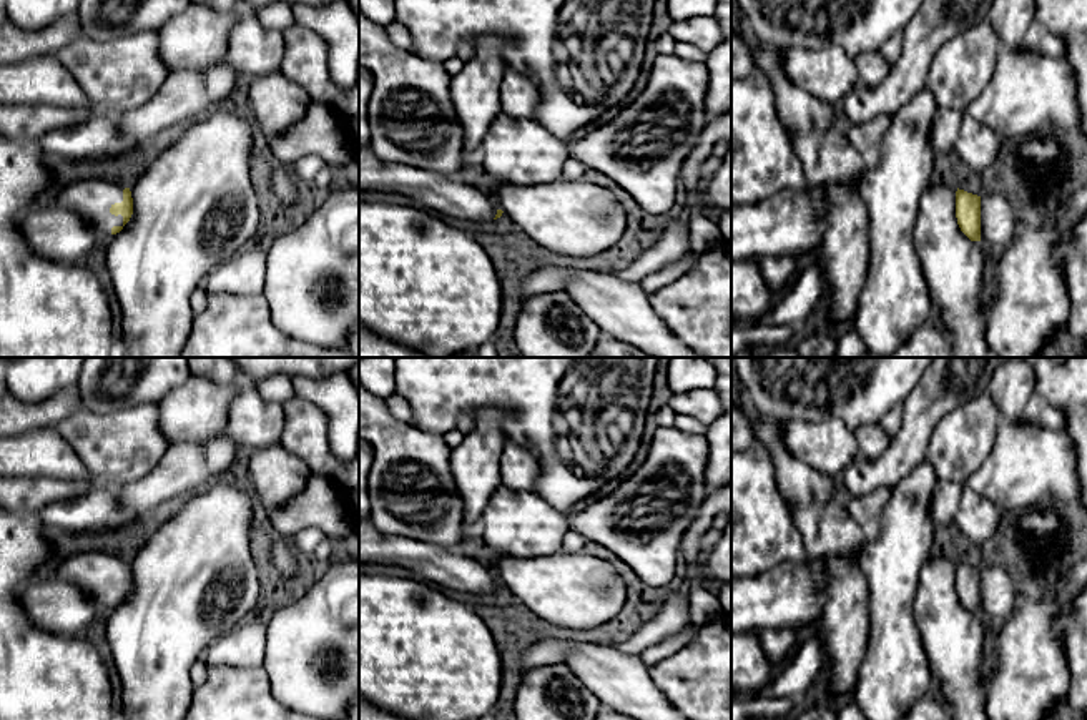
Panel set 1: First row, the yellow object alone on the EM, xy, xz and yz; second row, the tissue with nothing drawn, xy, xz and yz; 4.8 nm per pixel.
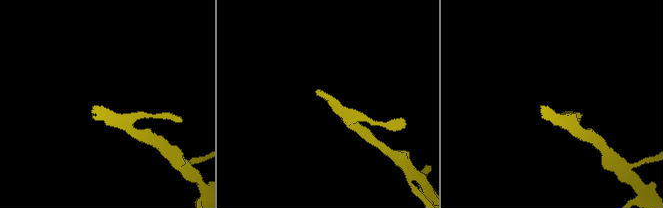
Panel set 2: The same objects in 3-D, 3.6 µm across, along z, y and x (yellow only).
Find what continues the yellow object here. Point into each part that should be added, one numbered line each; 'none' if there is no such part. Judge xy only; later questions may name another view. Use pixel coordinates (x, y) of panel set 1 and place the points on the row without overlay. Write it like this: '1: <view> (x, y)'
1: xy (92, 572)

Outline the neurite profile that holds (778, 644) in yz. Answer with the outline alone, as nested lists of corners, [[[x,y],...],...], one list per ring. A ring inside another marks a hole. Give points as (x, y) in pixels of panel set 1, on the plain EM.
[[[760,629],[755,632],[761,644],[771,670],[776,672],[783,667],[789,653],[798,647],[799,640],[806,635],[798,629]]]

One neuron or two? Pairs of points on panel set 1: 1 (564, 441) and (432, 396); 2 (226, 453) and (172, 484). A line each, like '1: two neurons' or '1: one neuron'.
1: one neuron
2: one neuron

